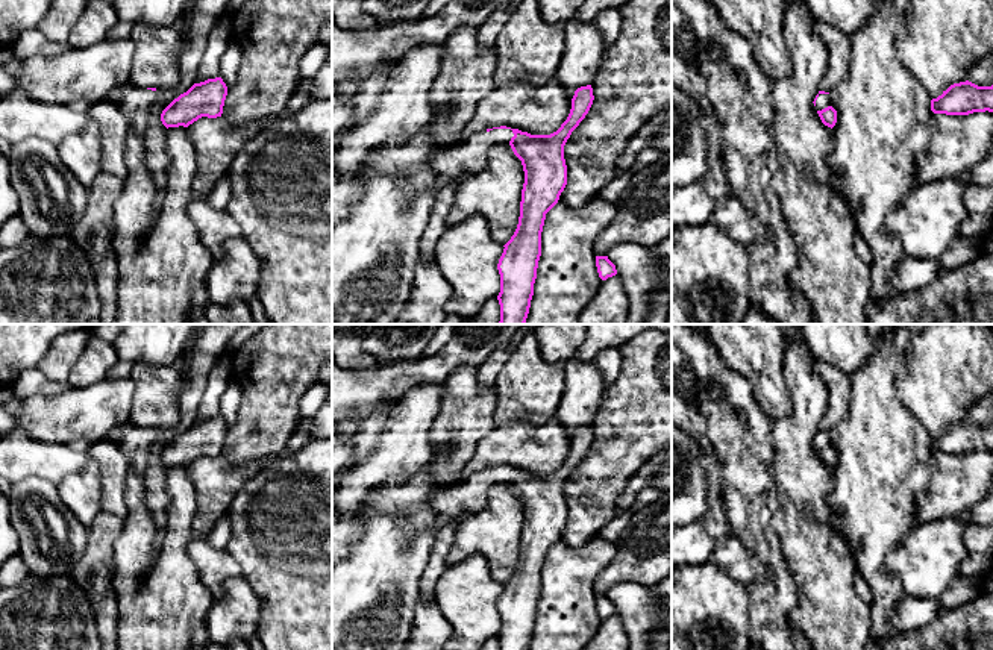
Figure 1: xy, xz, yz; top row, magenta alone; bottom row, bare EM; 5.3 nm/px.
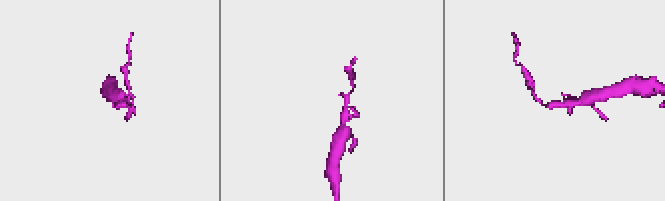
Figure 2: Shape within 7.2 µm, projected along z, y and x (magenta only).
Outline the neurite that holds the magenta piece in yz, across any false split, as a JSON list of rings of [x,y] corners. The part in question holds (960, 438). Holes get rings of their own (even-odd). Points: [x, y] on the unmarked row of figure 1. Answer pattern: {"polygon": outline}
{"polygon": [[[969,420],[954,423],[941,435],[931,439],[931,450],[946,455],[993,452],[993,424],[978,426]]]}

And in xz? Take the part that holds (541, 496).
{"polygon": [[[591,424],[578,427],[567,459],[550,474],[531,474],[500,465],[479,471],[468,480],[461,479],[431,497],[431,506],[438,518],[437,529],[484,509],[488,489],[494,485],[509,483],[522,500],[525,523],[518,564],[503,585],[497,603],[500,650],[529,650],[531,647],[546,553],[558,542],[567,524],[564,485],[588,453],[593,439]]]}

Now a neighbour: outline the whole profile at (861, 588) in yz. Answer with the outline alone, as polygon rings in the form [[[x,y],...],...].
[[[855,570],[855,573],[854,573],[854,583],[855,583],[855,591],[857,591],[857,594],[858,594],[869,606],[872,606],[872,603],[873,603],[872,589],[867,586],[864,577],[860,574],[858,570]]]

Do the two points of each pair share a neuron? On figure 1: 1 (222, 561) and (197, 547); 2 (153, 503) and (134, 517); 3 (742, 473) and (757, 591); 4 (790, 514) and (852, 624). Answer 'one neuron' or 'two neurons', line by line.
1: one neuron
2: two neurons
3: one neuron
4: one neuron

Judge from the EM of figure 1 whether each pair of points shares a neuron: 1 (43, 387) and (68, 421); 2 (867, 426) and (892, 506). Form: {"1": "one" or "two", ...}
{"1": "two", "2": "one"}

